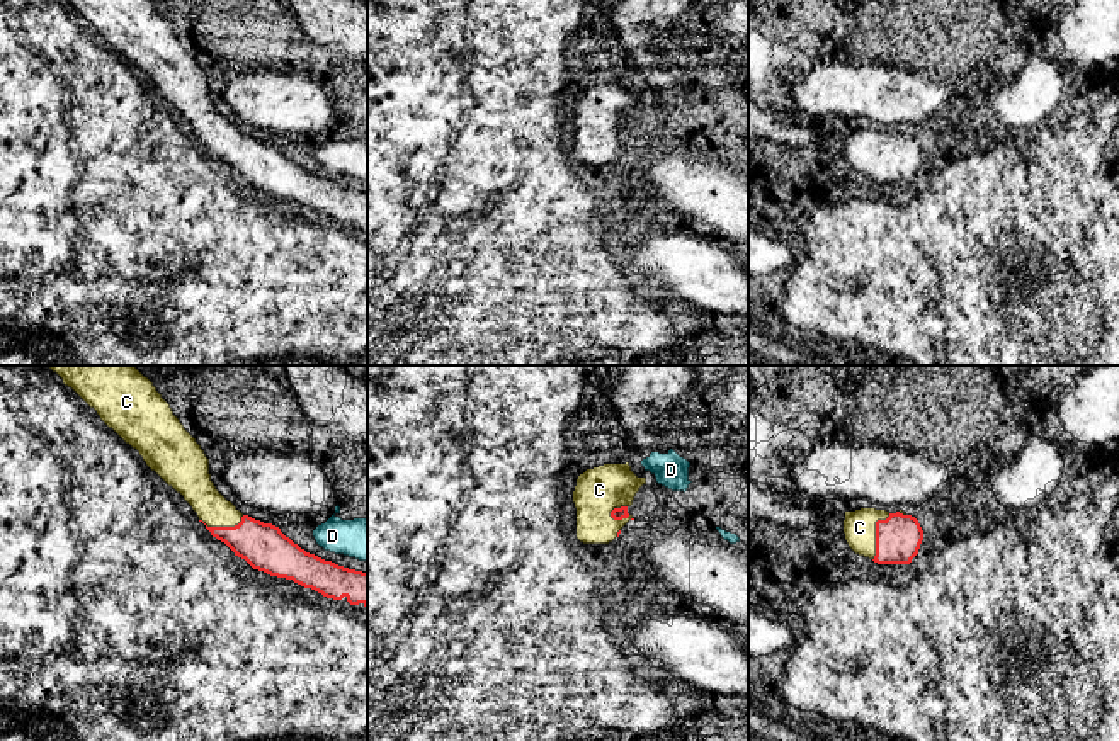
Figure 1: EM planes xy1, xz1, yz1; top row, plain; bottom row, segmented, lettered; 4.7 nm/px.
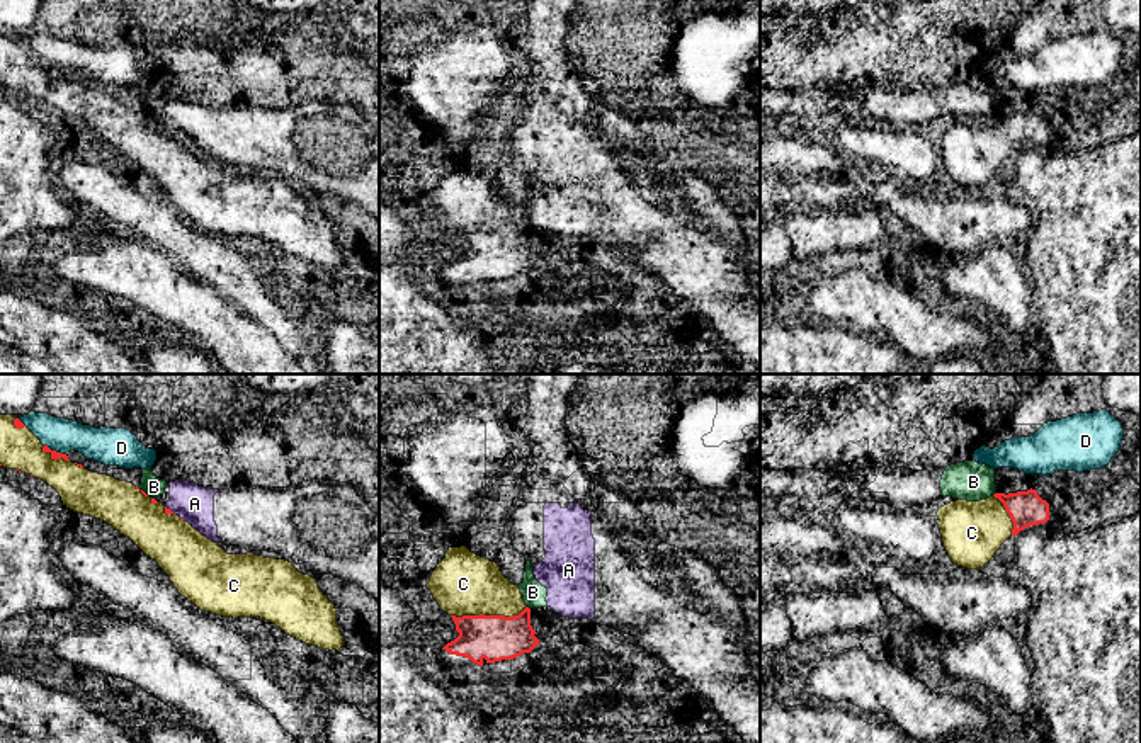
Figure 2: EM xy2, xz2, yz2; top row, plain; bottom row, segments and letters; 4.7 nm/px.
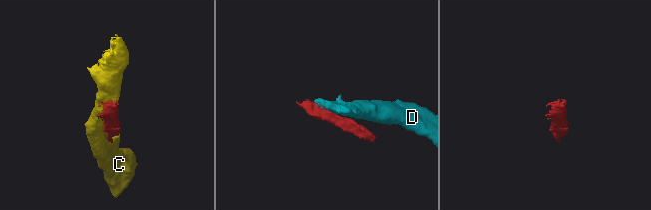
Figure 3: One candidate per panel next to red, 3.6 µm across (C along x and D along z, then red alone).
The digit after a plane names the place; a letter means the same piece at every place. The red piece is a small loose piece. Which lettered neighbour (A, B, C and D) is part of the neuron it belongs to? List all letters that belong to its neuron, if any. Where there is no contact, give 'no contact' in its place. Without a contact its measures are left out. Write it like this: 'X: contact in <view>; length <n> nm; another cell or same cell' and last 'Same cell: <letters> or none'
A: contact in xy2; length 70 nm; another cell
B: contact in xy2; length 80 nm; another cell
C: contact in xz2; length 360 nm; same cell
D: contact in xy2; length 120 nm; another cell
Same cell: C

